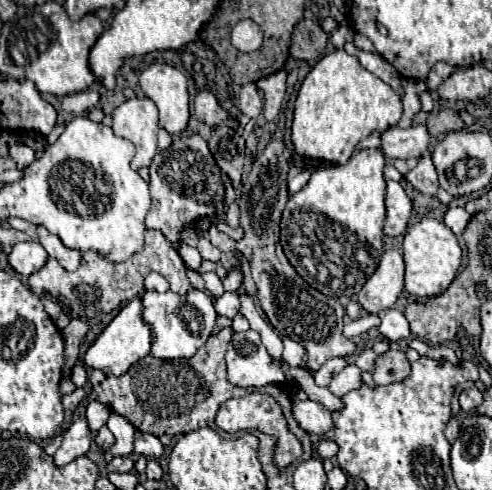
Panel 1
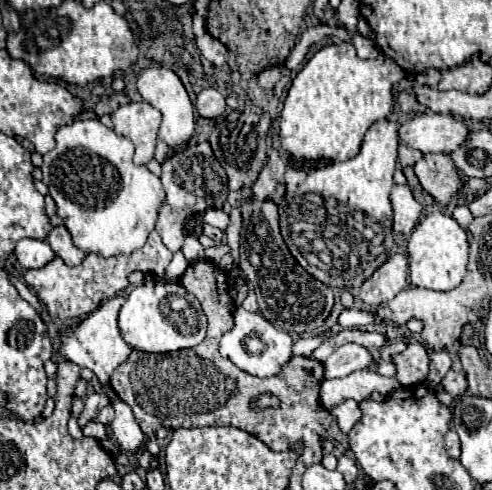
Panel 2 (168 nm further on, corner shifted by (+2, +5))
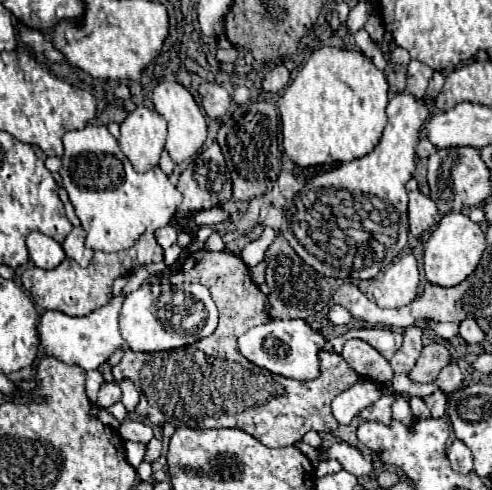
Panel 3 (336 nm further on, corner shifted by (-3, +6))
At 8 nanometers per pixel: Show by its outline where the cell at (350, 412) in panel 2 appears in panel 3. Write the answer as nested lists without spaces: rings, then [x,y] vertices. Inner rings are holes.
[[[390,394],[390,396],[382,396],[382,398],[380,398],[378,402],[374,402],[372,406],[360,410],[358,418],[374,420],[374,422],[382,422],[382,424],[386,424],[386,422],[390,422],[390,418],[392,418],[392,412],[390,412],[392,402],[394,402],[394,394]]]

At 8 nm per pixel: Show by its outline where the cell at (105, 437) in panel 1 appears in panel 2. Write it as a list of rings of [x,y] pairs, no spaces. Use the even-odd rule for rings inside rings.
[[[117,397],[115,403],[113,403],[113,407],[115,407],[115,419],[111,423],[111,433],[113,433],[115,441],[119,443],[119,447],[125,453],[133,453],[133,451],[137,451],[143,445],[145,435],[139,429],[137,421],[133,417],[131,407],[125,401],[121,401]]]

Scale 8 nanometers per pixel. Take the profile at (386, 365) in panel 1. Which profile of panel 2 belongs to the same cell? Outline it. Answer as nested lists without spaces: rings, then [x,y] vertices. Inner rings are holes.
[[[409,343],[407,351],[393,357],[397,367],[397,379],[401,385],[411,387],[423,383],[429,373],[429,353],[421,343]]]

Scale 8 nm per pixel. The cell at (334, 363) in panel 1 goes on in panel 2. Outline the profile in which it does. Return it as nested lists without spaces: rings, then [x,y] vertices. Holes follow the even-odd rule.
[[[345,343],[333,355],[323,363],[325,367],[325,379],[335,379],[335,377],[347,377],[353,371],[363,371],[363,369],[375,369],[375,359],[373,355],[357,345],[357,343]]]

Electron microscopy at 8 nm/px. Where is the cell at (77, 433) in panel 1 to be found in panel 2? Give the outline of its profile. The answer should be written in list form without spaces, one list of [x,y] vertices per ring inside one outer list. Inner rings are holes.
[[[91,393],[91,395],[87,395],[83,413],[81,413],[81,417],[79,417],[79,427],[83,427],[83,425],[85,425],[87,421],[91,421],[93,417],[97,417],[99,409],[105,407],[105,405],[109,405],[109,397],[105,397],[105,395],[101,395],[101,393]]]

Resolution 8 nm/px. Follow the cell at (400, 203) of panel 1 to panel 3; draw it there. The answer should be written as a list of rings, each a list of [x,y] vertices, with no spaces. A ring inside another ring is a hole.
[[[420,190],[408,192],[408,226],[412,236],[422,236],[426,230],[434,226],[434,216],[436,216],[436,204],[420,194]]]

